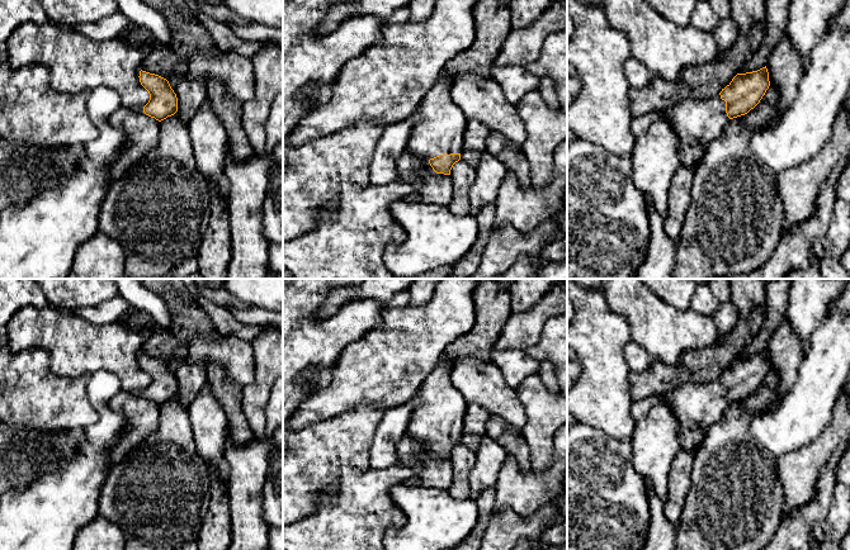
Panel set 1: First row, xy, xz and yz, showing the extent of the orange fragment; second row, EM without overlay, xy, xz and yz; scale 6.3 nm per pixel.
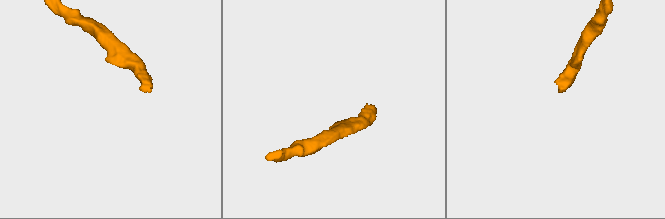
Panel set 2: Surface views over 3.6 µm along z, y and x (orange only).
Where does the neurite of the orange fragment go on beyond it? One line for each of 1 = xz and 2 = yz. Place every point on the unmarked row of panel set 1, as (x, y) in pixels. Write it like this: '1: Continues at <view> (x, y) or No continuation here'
1: Continues at xz (440, 412)
2: Continues at yz (697, 406)

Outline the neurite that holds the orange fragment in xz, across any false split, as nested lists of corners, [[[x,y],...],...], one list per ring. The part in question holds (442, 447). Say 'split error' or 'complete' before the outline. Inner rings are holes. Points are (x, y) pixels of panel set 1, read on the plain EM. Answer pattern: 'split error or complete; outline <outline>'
split error; outline [[[443,352],[436,368],[420,389],[419,404],[410,418],[406,433],[414,440],[426,442],[436,457],[444,459],[450,459],[453,449],[461,444],[467,409],[467,400],[452,384],[452,366],[450,357]]]

